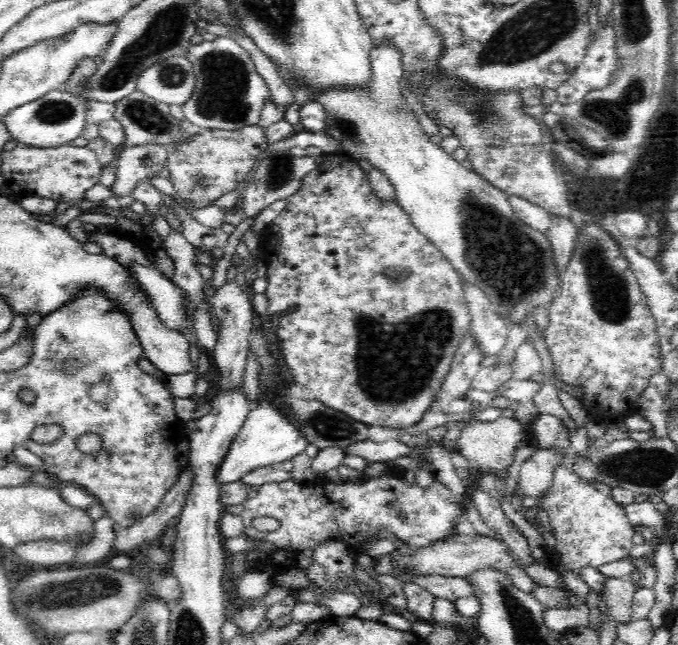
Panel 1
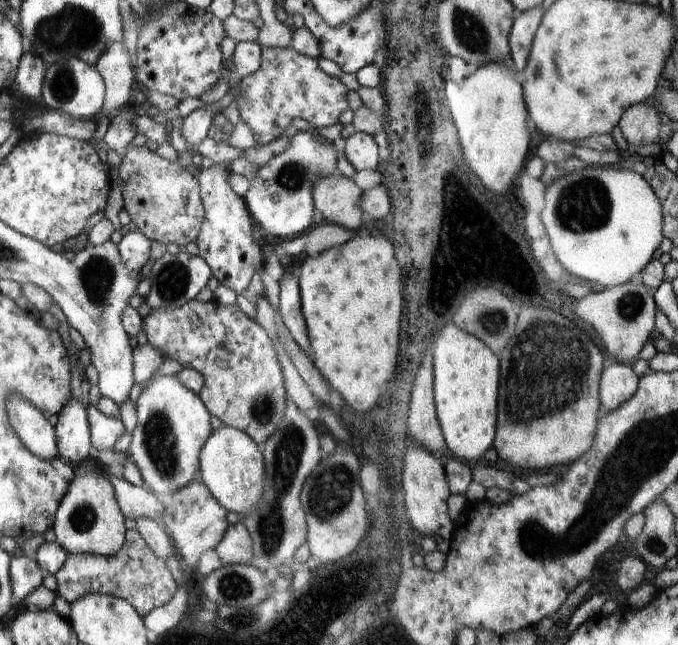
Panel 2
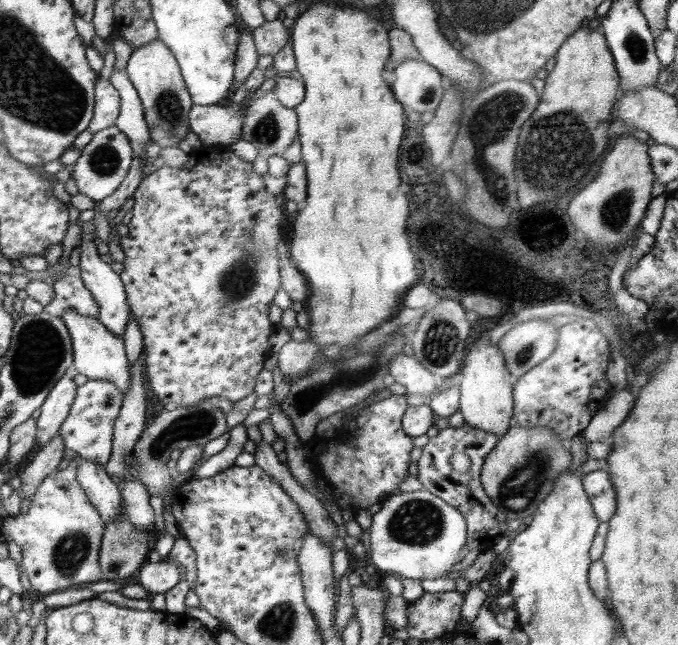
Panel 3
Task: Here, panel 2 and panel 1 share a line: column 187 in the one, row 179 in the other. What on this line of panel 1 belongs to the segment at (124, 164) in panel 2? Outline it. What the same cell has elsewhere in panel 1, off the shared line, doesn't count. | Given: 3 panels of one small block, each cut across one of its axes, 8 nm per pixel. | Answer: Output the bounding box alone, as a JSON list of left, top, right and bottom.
[167,126,267,209]

